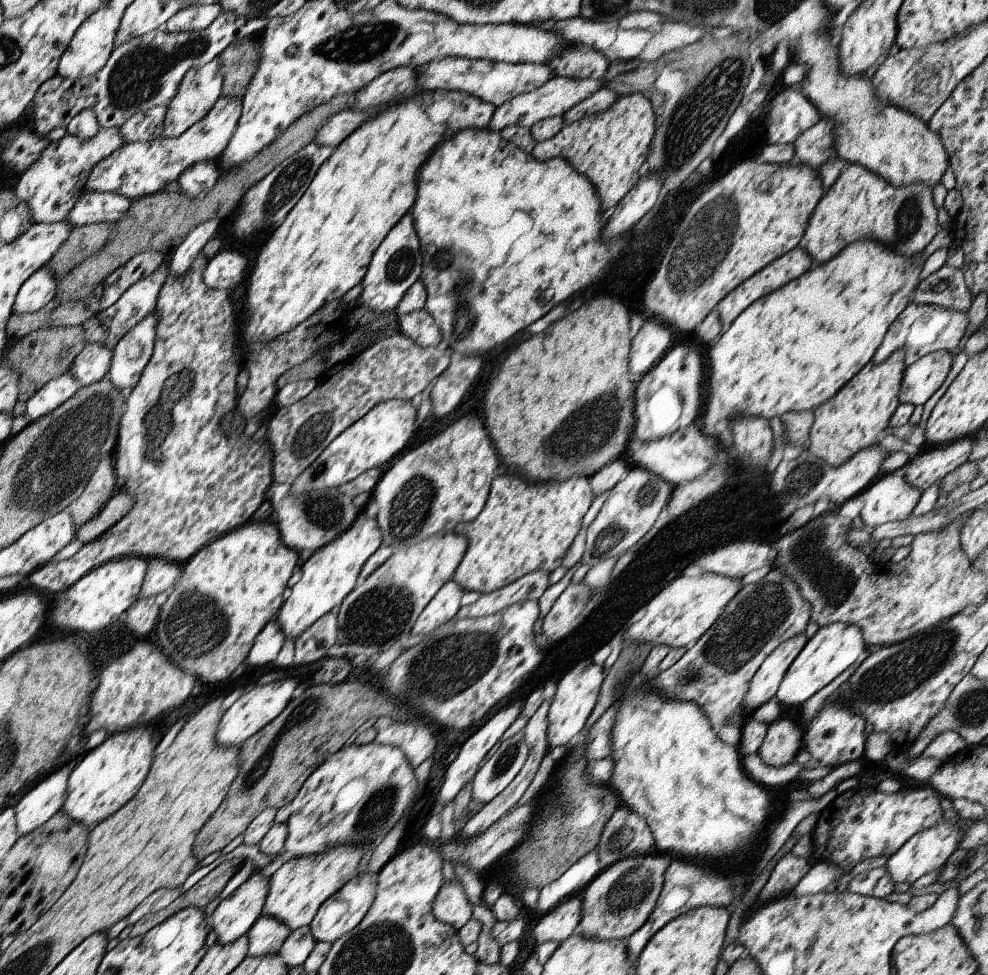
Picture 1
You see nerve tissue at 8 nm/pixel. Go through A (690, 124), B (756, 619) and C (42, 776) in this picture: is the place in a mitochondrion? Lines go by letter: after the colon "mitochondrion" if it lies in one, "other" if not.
A: mitochondrion
B: mitochondrion
C: other

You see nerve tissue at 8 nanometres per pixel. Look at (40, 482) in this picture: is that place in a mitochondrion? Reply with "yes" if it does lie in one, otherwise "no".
yes

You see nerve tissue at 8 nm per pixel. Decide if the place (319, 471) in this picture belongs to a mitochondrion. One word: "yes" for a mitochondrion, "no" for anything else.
yes

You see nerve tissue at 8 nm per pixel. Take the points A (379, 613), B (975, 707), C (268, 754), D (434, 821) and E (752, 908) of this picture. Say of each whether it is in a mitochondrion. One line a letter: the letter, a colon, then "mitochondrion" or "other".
A: mitochondrion
B: mitochondrion
C: other
D: other
E: other

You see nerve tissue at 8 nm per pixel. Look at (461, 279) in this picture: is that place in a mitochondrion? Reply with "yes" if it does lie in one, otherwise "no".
yes

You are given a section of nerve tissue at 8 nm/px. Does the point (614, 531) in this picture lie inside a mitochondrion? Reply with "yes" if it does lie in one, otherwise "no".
yes

